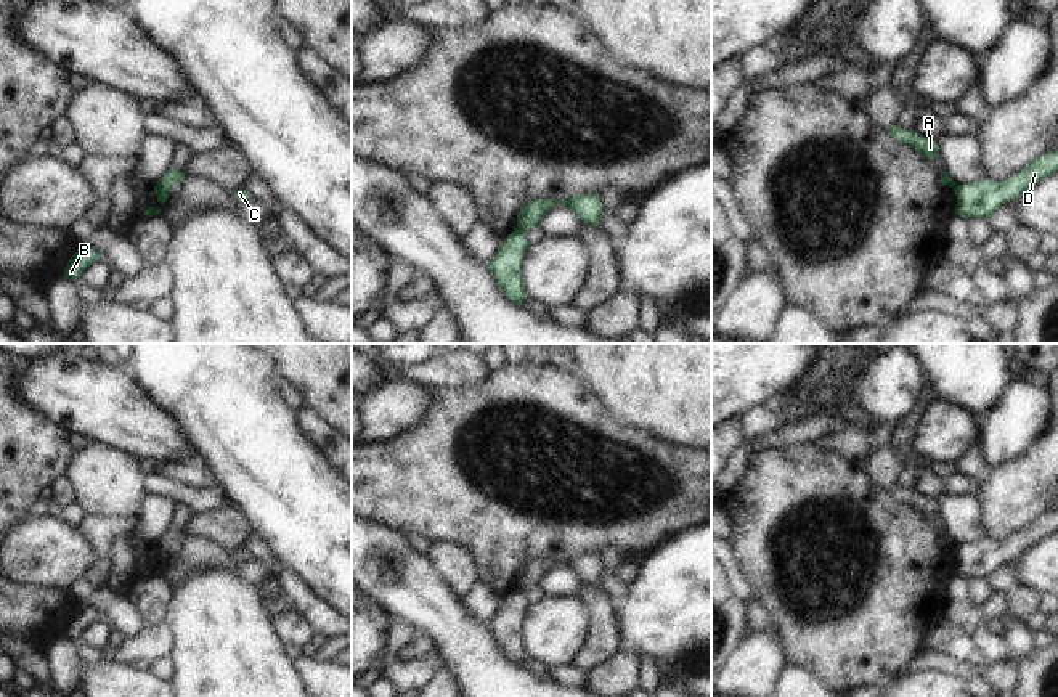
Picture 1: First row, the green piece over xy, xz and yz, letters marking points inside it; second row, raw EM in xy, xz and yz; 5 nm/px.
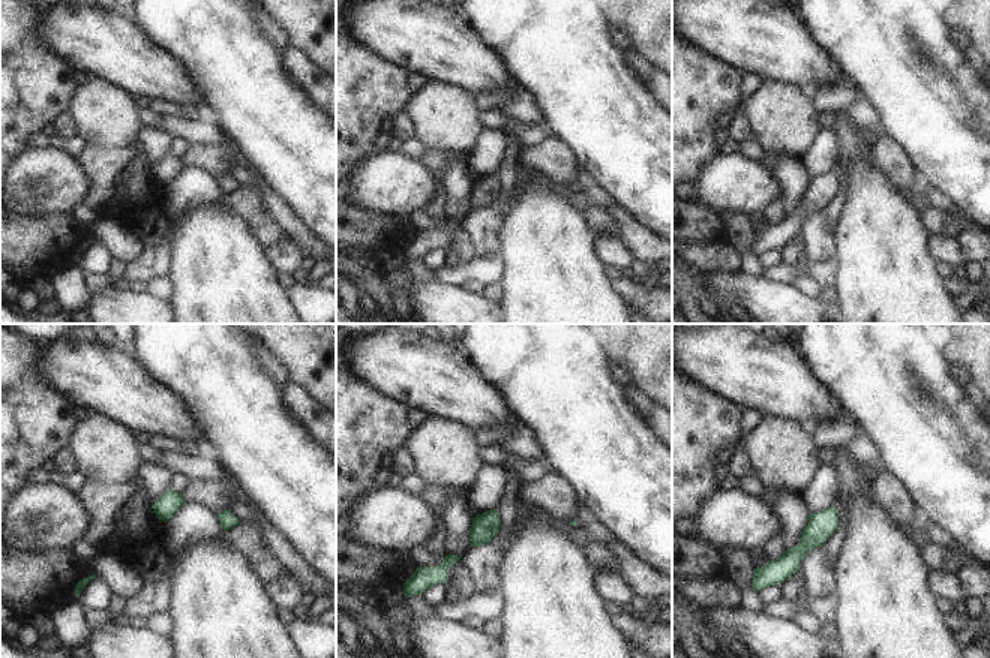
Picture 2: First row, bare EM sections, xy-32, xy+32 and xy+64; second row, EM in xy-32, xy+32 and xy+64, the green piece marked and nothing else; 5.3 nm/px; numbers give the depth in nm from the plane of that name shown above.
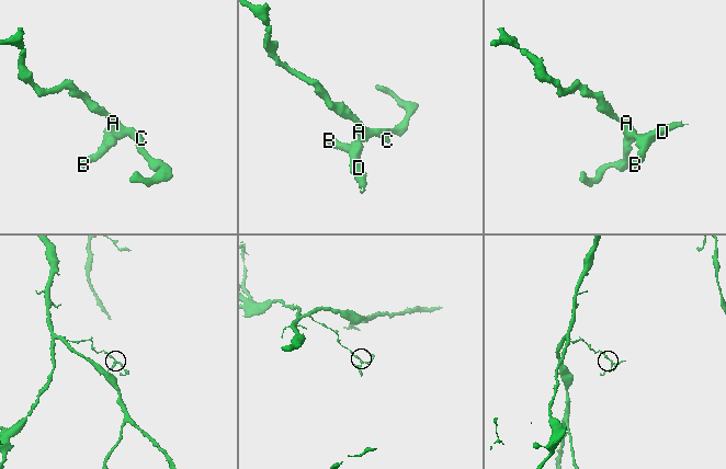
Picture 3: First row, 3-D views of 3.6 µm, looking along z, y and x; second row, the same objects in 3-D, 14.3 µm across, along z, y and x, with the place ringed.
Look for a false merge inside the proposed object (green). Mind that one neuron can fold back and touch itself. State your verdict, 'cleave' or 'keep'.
cleave

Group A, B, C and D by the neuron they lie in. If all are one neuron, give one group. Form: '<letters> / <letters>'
A C / B D

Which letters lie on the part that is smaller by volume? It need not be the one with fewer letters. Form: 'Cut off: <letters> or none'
Cut off: B, D

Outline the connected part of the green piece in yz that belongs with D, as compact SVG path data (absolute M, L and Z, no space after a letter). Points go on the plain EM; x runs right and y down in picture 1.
M1053 509L1027 527L1002 541L983 538L975 543L962 543L954 548L957 556L955 572L962 578L989 578L1005 562L1018 559L1039 540L1058 532L1058 509Z

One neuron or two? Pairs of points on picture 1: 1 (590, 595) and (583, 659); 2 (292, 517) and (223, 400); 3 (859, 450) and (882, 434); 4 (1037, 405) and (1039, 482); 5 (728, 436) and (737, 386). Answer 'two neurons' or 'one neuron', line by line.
1: one neuron
2: one neuron
3: one neuron
4: two neurons
5: two neurons

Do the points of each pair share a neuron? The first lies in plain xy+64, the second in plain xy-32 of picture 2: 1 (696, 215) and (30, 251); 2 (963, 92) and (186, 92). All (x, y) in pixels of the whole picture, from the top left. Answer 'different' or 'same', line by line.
1: same
2: different

